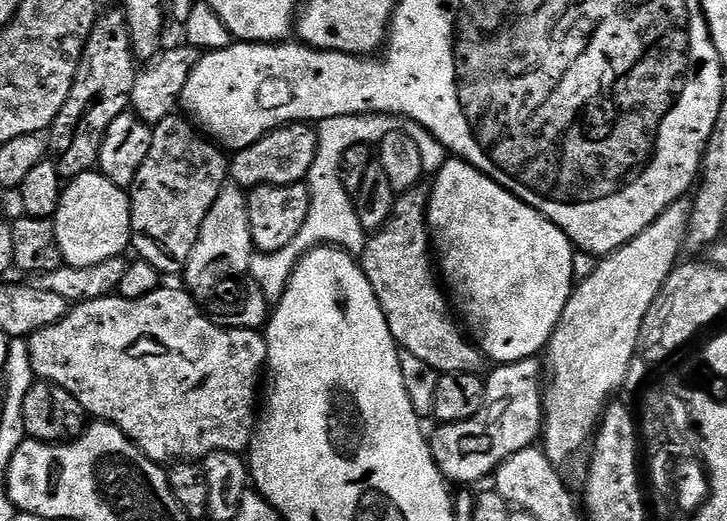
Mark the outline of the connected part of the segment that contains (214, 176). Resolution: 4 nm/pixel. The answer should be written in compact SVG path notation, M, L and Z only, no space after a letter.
M173 114L152 129L150 154L138 170L130 189L132 202L131 247L165 277L183 273L198 230L210 206L230 180L230 160L213 141L205 138L187 119Z

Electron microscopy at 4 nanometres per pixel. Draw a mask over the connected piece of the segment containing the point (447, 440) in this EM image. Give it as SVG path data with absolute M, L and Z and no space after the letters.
M539 359L519 360L517 364L501 364L489 371L484 385L484 405L474 418L457 424L440 424L436 433L431 433L430 443L432 457L438 466L438 470L445 480L456 486L472 486L479 480L484 480L493 475L497 468L502 466L514 454L518 454L524 448L531 448L541 439L542 425L544 423L544 392L542 381L546 372Z

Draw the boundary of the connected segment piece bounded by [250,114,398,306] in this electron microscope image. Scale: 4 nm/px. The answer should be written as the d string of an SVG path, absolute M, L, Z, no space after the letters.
M387 114L339 116L319 121L316 128L318 150L314 154L314 166L308 184L310 214L306 214L306 222L302 222L302 230L298 230L298 238L294 238L294 242L290 242L290 246L282 246L282 250L277 252L256 254L252 257L250 278L254 282L258 282L269 305L275 306L284 299L286 286L294 274L296 264L312 249L331 246L341 248L349 256L363 257L366 233L362 222L358 222L353 193L348 192L342 182L340 173L342 158L346 158L346 150L350 150L350 146L379 145L380 140L386 138L386 134L397 131L397 128L397 117Z

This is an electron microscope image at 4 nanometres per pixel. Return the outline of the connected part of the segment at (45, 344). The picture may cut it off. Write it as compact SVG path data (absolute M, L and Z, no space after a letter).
M161 286L146 294L146 298L137 300L123 300L119 294L113 294L97 300L79 301L75 306L69 307L68 313L58 322L54 322L54 326L46 326L27 337L32 369L37 381L57 384L62 386L62 390L74 394L74 398L78 398L78 402L89 417L105 424L115 424L122 430L122 434L129 436L155 464L168 466L173 462L200 462L212 452L247 453L258 423L256 387L260 384L260 376L262 380L262 373L268 362L268 341L257 330L221 328L215 319L207 320L200 313L199 307L201 308L201 305L197 303L192 293L180 286L177 288Z

